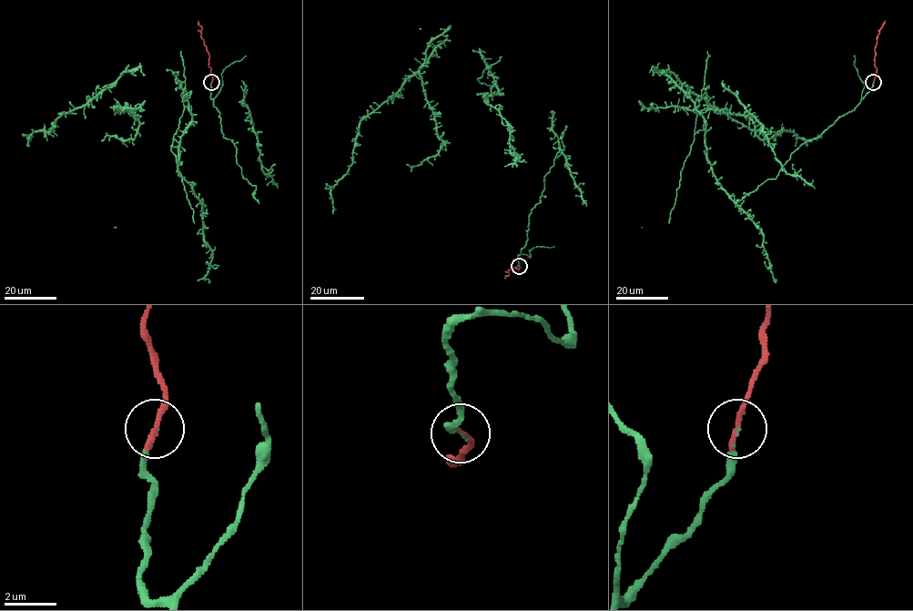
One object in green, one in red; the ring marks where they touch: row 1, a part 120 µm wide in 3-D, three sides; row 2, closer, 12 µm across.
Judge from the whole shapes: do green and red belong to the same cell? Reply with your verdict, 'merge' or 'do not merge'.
merge

